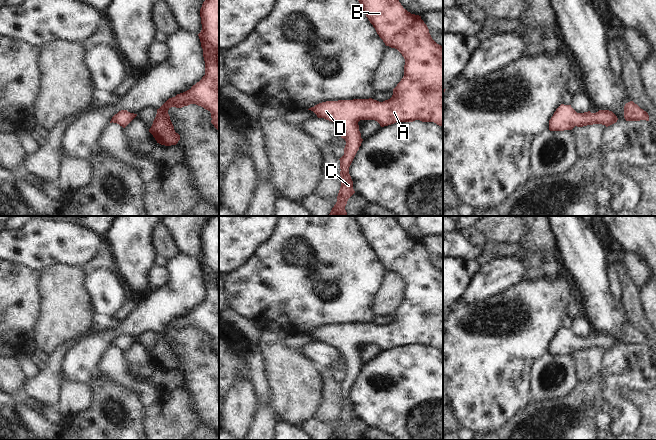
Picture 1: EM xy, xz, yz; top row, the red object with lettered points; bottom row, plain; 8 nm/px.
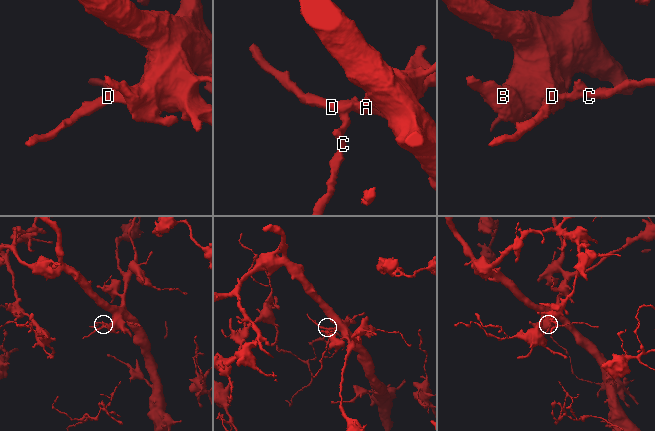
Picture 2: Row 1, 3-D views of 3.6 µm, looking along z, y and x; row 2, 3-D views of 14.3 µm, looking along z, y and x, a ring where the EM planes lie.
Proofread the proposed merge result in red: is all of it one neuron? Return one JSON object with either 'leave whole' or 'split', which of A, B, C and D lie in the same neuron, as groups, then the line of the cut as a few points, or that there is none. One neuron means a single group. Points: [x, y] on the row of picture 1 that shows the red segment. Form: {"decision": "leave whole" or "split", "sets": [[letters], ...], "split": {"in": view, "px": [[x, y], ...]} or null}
{"decision": "leave whole", "sets": [["A", "B", "C", "D"]], "split": null}

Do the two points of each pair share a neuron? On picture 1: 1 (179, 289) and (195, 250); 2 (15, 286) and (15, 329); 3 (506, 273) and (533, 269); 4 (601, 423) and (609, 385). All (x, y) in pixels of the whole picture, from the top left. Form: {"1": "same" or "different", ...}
{"1": "different", "2": "same", "3": "different", "4": "different"}

